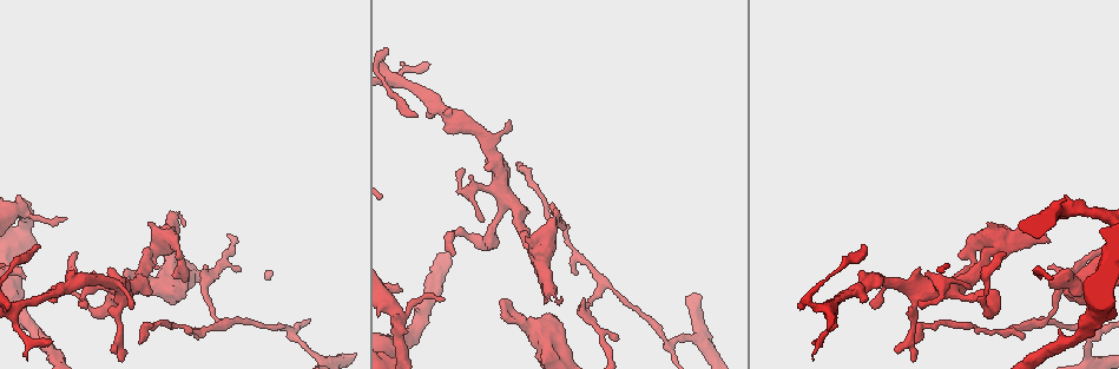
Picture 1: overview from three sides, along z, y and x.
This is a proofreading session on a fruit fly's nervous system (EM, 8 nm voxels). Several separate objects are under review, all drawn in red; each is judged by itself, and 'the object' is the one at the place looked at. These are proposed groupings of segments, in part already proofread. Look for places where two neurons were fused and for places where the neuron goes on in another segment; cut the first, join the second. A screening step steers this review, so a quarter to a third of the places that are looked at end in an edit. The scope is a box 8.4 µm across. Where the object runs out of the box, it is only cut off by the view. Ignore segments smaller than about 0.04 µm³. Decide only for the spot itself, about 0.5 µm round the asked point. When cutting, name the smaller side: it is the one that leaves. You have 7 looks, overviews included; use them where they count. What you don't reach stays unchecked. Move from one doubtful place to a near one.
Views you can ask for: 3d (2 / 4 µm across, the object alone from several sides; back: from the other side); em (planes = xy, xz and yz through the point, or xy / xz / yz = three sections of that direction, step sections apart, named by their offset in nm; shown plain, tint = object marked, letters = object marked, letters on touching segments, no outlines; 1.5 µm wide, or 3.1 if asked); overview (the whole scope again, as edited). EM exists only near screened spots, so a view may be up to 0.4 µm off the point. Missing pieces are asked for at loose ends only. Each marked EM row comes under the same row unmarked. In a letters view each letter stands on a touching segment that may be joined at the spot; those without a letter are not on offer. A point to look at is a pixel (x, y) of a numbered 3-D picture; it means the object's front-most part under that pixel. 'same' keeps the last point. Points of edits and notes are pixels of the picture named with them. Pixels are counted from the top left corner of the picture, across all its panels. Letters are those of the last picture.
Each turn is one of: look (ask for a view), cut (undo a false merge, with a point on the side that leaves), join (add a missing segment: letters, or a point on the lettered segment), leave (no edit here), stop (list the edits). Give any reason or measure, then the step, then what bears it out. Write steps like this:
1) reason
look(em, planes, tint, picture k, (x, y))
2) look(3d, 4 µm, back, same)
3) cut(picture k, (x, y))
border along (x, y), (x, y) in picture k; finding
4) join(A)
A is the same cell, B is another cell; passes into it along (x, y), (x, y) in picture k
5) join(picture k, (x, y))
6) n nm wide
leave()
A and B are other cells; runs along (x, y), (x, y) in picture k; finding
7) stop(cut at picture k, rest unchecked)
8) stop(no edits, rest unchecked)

an open end
look(em, xz, step 8, tint, picture 1, (501, 299))

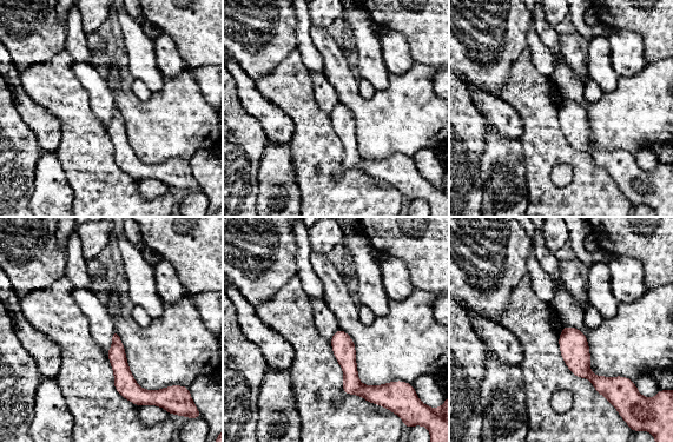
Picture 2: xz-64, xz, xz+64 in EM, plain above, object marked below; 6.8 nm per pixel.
look(em, planes, letters, same)

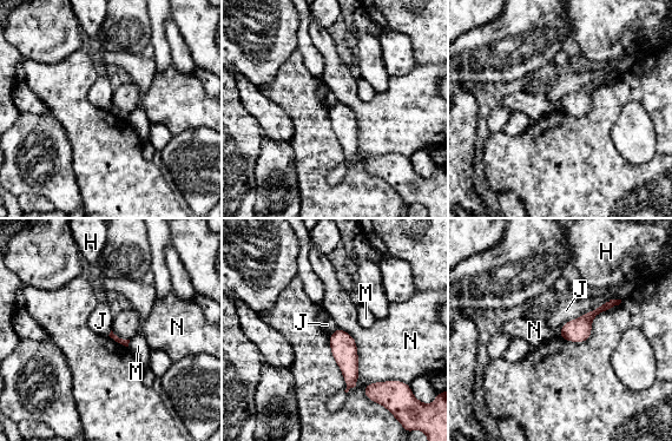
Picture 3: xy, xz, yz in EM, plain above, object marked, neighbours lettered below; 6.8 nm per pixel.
leave()
H, J, M and N are other cells; border along (620, 298), (568, 320), (557, 335) in picture 3; none of them fits

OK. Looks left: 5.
branch stops here
look(em, planes, letters, picture 1, (206, 269))

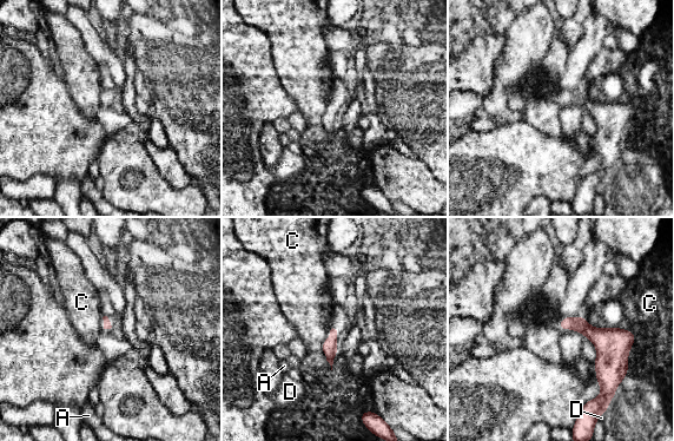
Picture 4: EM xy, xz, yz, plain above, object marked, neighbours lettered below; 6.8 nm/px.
leave()
A, C and D are other cells; border along (620, 327), (634, 334), (627, 369) in picture 4; none of them fits

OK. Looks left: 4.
thin end
look(em, xy, step 8, tint, picture 1, (550, 204))

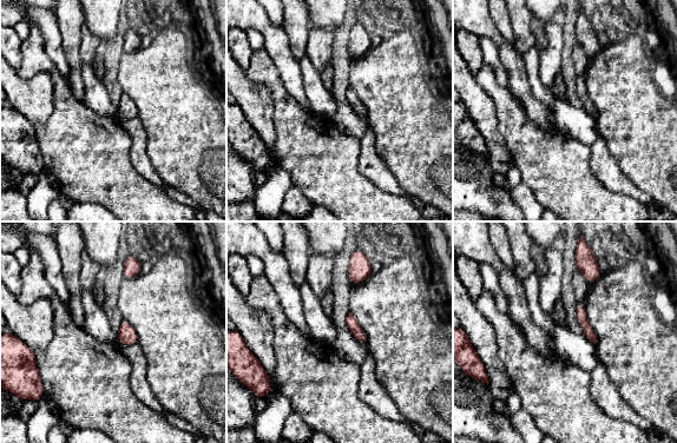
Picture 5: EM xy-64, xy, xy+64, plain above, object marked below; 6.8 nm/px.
cut it another way
look(em, planes, letters, same)

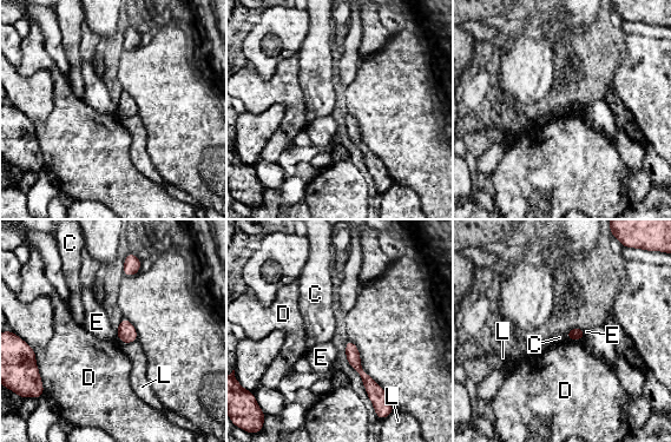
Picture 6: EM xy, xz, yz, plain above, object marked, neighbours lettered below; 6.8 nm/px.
80 nm wide; D touches over 110 nm
leave()
C, D, E and L are other cells; none of them fits

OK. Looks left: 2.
stop(no edits, rest unchecked)

